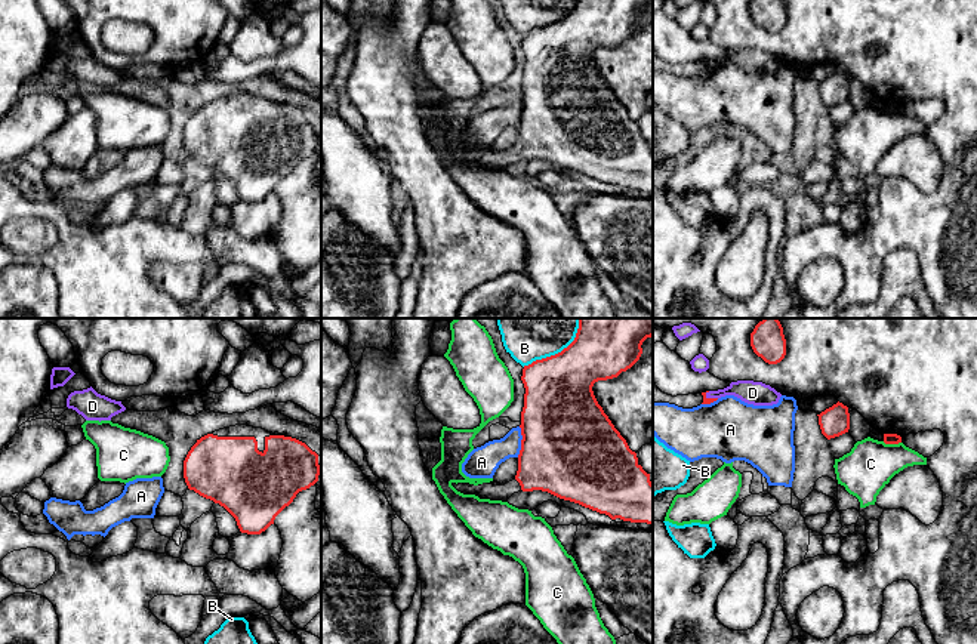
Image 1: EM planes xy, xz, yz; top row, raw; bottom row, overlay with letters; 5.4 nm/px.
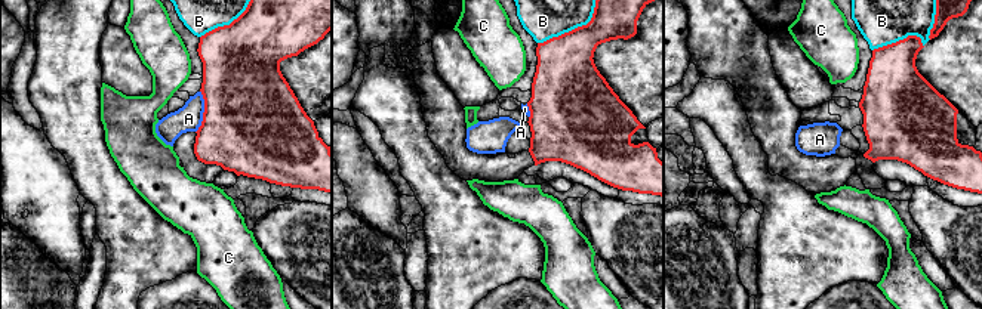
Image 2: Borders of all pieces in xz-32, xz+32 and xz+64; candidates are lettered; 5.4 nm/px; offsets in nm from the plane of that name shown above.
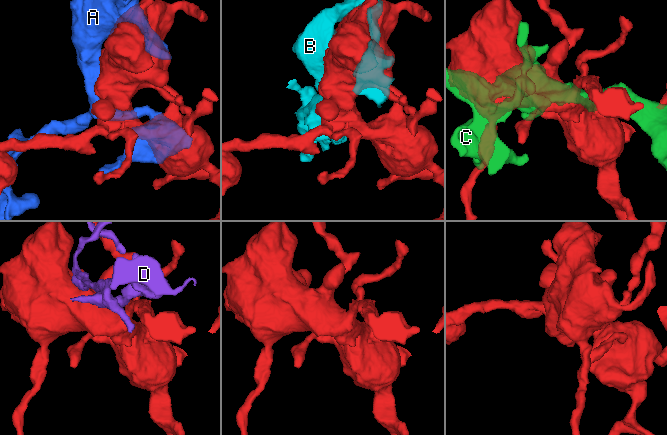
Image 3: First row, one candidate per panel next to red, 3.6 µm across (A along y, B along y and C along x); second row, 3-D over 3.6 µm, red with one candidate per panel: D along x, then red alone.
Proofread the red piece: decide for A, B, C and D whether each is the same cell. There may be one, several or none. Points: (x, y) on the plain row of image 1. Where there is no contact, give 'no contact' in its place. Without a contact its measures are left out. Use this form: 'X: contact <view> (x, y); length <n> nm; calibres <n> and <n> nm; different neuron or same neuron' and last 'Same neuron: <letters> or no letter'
A: contact xz (521, 110); length 170 nm; calibres 500 and 170 nm; different neuron
B: contact xz (551, 24); length 360 nm; calibres 380 and 180 nm; different neuron
C: contact yz (891, 111); length 100 nm; calibres 60 and 260 nm; different neuron
D: contact yz (711, 67); length 80 nm; calibres 30 and 130 nm; different neuron
Same neuron: no letter

